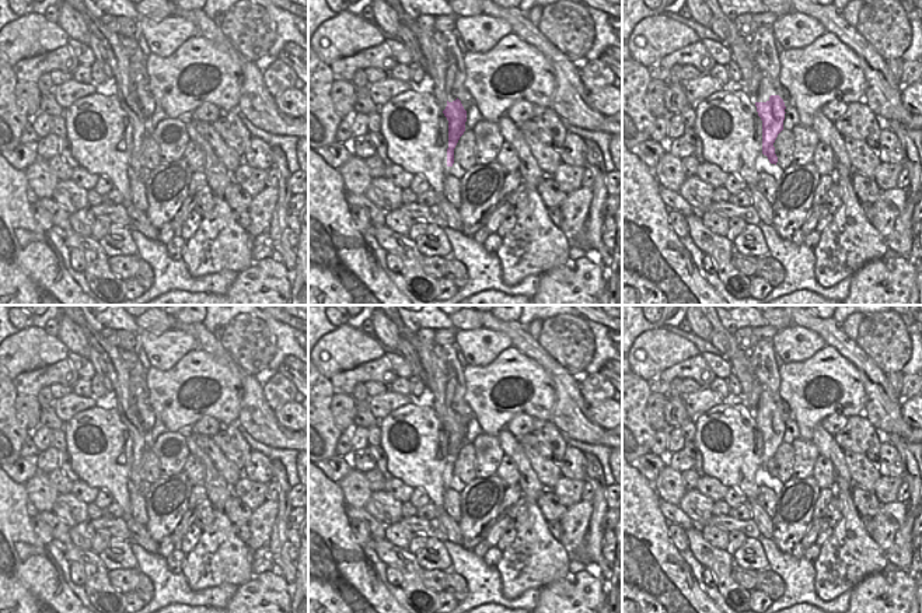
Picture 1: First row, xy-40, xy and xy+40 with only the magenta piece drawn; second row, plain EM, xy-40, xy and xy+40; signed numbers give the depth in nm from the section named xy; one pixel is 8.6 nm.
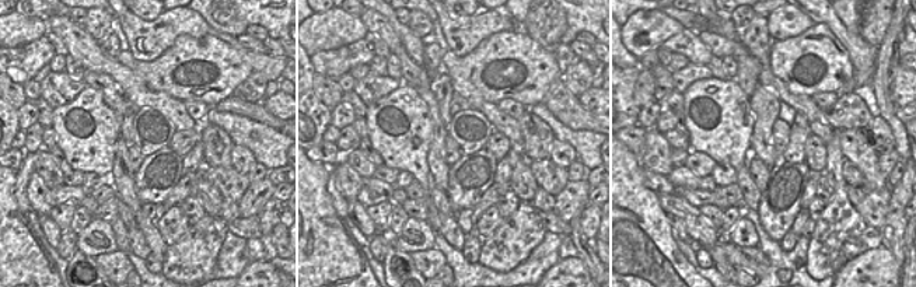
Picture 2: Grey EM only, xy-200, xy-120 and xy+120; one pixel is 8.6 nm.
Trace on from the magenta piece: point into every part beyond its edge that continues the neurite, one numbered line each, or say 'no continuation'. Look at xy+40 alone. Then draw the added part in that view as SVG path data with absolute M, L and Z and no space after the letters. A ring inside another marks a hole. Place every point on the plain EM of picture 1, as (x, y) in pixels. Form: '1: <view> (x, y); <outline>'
no continuation

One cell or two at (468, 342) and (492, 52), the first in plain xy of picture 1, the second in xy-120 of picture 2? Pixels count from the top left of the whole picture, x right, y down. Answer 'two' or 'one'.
two

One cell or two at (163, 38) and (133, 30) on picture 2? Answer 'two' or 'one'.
one

